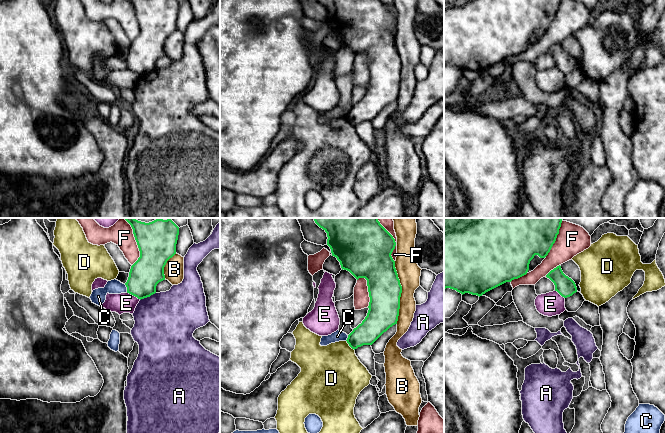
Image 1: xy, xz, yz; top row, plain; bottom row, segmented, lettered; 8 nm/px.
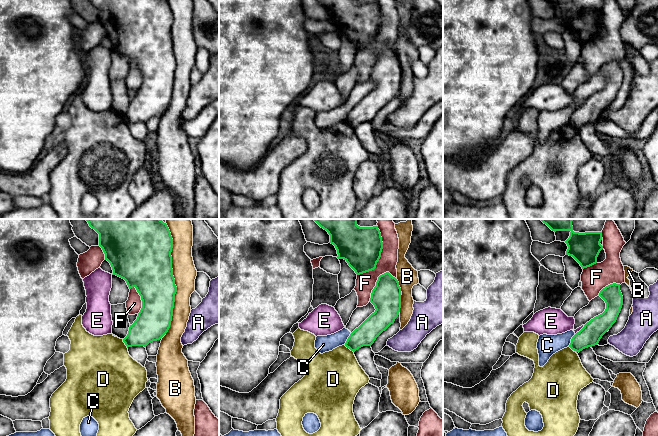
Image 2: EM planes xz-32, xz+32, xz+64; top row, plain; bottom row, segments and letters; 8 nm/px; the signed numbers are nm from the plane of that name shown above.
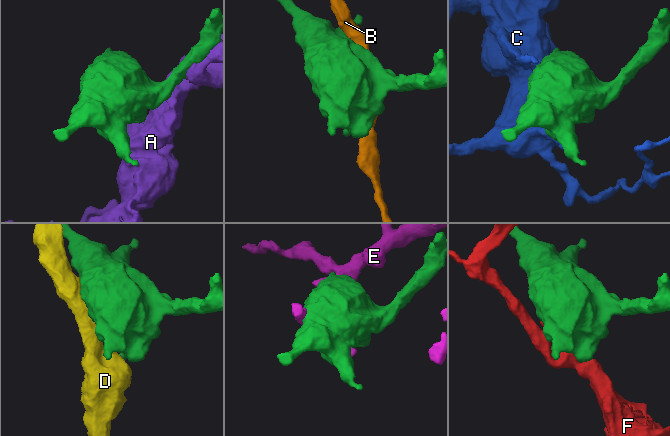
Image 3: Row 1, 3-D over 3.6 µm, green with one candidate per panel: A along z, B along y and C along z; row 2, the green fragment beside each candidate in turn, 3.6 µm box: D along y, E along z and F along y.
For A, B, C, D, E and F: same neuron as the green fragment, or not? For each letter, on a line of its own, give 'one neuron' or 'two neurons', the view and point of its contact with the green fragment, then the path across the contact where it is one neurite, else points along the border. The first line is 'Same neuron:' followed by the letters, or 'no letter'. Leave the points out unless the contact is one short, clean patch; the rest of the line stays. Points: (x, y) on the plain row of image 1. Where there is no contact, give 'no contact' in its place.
Same neuron: no letter
A: two neurons; meets green in xy at (147, 72)
B: two neurons; meets green in xz at (401, 68)
C: two neurons; meets green in xy at (127, 64); border along xy (124, 60), (127, 67)
D: two neurons; meets green in xz at (349, 121)
E: two neurons; meets green in xy at (133, 71)
F: two neurons; meets green in xy at (137, 20)

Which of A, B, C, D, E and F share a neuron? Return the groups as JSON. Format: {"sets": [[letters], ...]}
{"sets": [["A"], ["B"], ["C"], ["D"], ["E"], ["F"]]}

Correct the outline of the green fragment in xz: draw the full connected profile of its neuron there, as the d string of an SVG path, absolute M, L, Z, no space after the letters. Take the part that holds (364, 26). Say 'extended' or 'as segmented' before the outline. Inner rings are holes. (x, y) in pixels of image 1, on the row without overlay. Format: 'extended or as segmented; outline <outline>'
as segmented; outline M317 0L327 9L327 21L332 32L340 38L342 46L349 47L357 56L367 56L370 73L367 92L348 111L347 119L352 125L372 121L384 108L397 100L402 62L391 30L396 18L381 0Z

